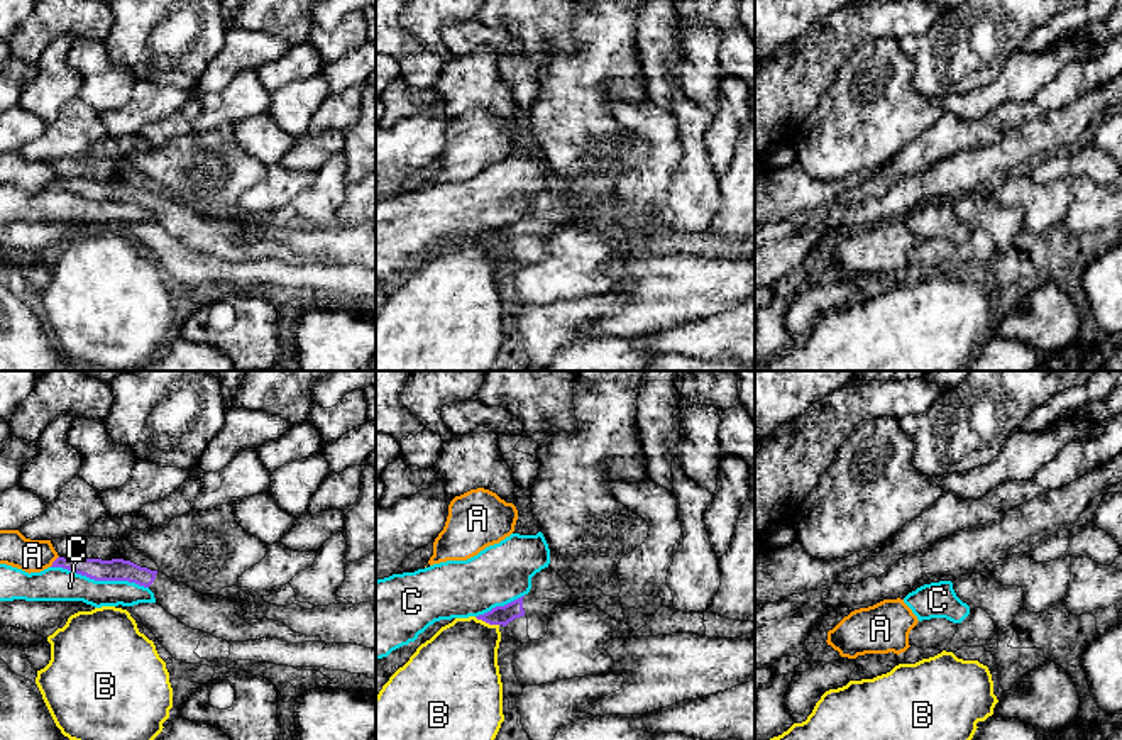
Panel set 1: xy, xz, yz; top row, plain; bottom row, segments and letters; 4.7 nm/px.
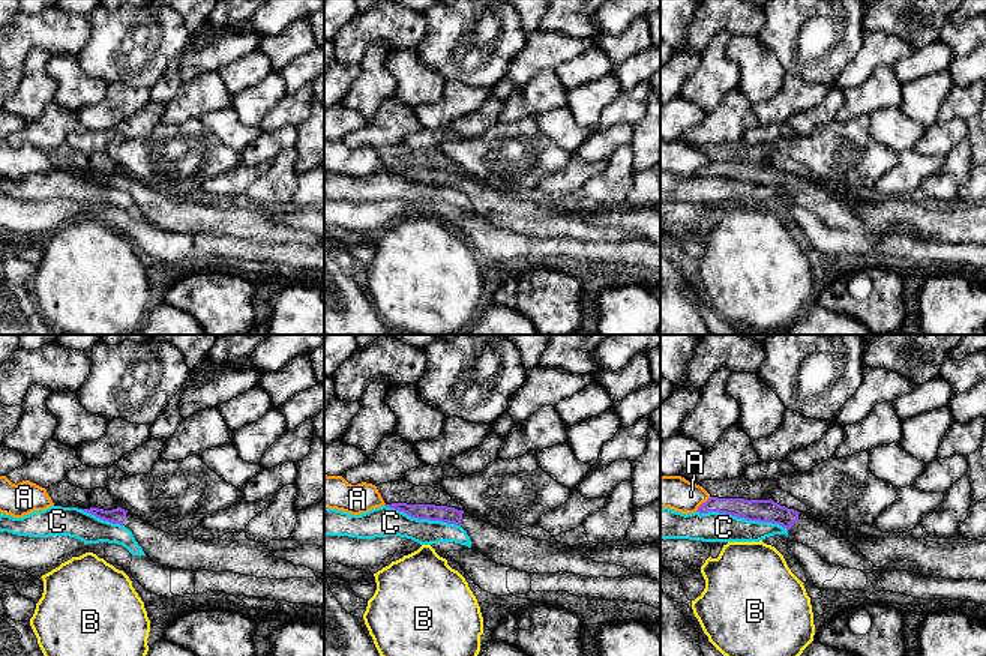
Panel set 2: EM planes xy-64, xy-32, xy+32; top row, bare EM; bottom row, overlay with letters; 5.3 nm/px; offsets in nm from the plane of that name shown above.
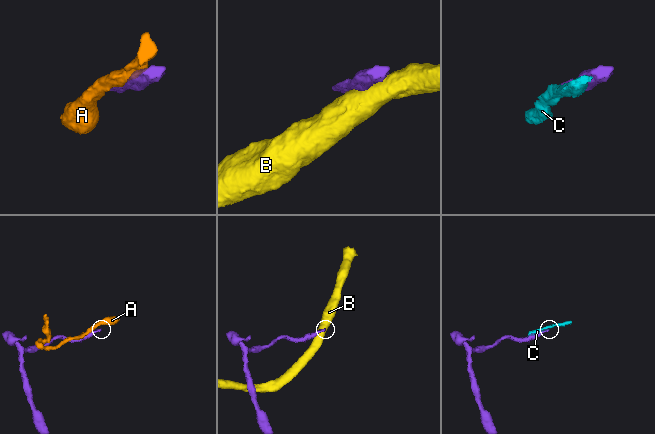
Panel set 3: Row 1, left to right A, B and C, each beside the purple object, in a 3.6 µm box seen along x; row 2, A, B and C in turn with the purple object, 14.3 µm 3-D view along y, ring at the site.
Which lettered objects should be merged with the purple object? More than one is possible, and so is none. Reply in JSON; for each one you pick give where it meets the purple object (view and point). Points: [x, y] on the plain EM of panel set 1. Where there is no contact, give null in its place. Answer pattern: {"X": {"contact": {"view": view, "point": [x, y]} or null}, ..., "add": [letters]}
{"add": []}

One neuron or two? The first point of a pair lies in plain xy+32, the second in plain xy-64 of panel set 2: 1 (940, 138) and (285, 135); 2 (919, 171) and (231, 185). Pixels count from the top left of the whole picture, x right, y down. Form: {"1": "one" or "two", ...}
{"1": "one", "2": "one"}

